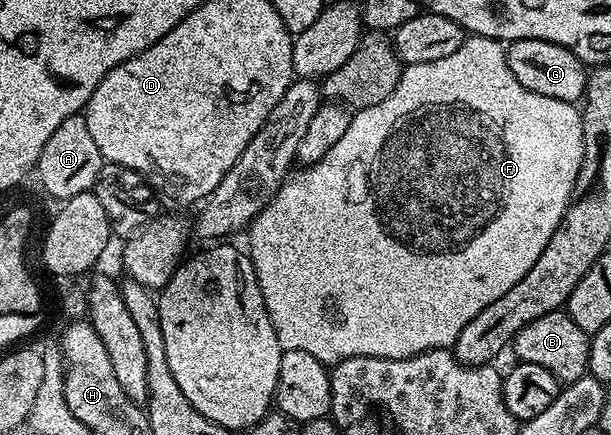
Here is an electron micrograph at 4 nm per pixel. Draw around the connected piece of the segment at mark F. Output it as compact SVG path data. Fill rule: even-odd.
M470 35L462 42L460 49L456 49L456 53L450 54L449 57L440 57L440 61L424 61L424 65L412 63L403 66L402 76L396 85L396 89L392 89L392 93L388 93L388 97L384 97L384 101L380 101L380 105L372 105L371 107L355 110L350 116L350 124L348 125L348 130L344 132L344 137L340 137L340 141L336 141L336 145L332 145L332 149L328 149L328 153L324 153L324 157L320 157L320 161L298 169L302 171L295 170L293 173L287 174L286 180L282 182L278 192L271 197L264 210L250 223L248 228L248 236L250 235L248 254L252 265L256 269L256 281L260 285L260 293L264 297L264 305L268 309L268 317L272 321L272 329L276 329L276 337L280 341L282 350L304 349L304 353L312 353L312 357L316 357L322 363L333 365L339 363L341 359L347 359L348 357L407 359L425 351L453 348L460 329L464 329L464 325L468 325L468 321L472 321L472 317L476 317L476 313L480 313L480 309L488 309L488 305L492 305L492 301L504 297L504 293L508 293L508 289L512 289L512 285L516 285L516 281L520 281L520 277L524 277L524 273L528 273L528 269L532 269L532 265L536 265L540 253L544 253L544 249L552 235L556 233L560 222L558 183L574 184L576 177L580 173L581 164L581 110L575 104L556 101L556 97L540 97L540 93L532 93L532 89L524 89L524 85L520 85L520 81L516 81L516 76L512 74L512 69L508 69L506 47L499 40L489 39L483 35Z

